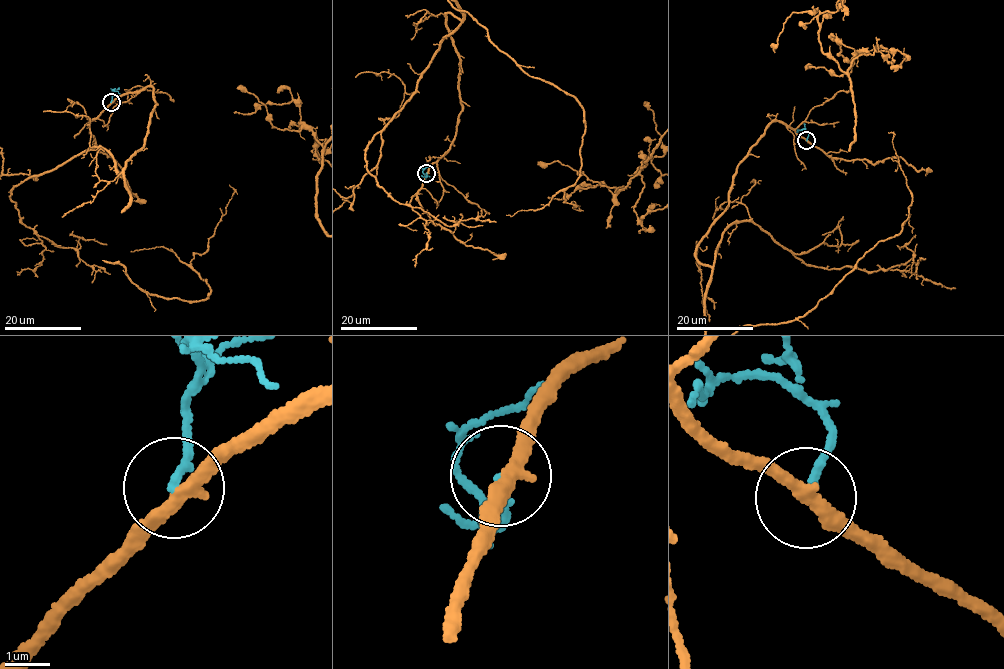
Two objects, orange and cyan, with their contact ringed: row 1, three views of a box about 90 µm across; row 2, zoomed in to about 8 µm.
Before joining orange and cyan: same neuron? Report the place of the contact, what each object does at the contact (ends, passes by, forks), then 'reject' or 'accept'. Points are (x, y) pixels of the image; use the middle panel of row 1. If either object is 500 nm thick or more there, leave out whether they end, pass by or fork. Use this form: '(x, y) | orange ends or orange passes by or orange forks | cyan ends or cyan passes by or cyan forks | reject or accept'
(426, 173) | orange passes by | cyan ends | reject

